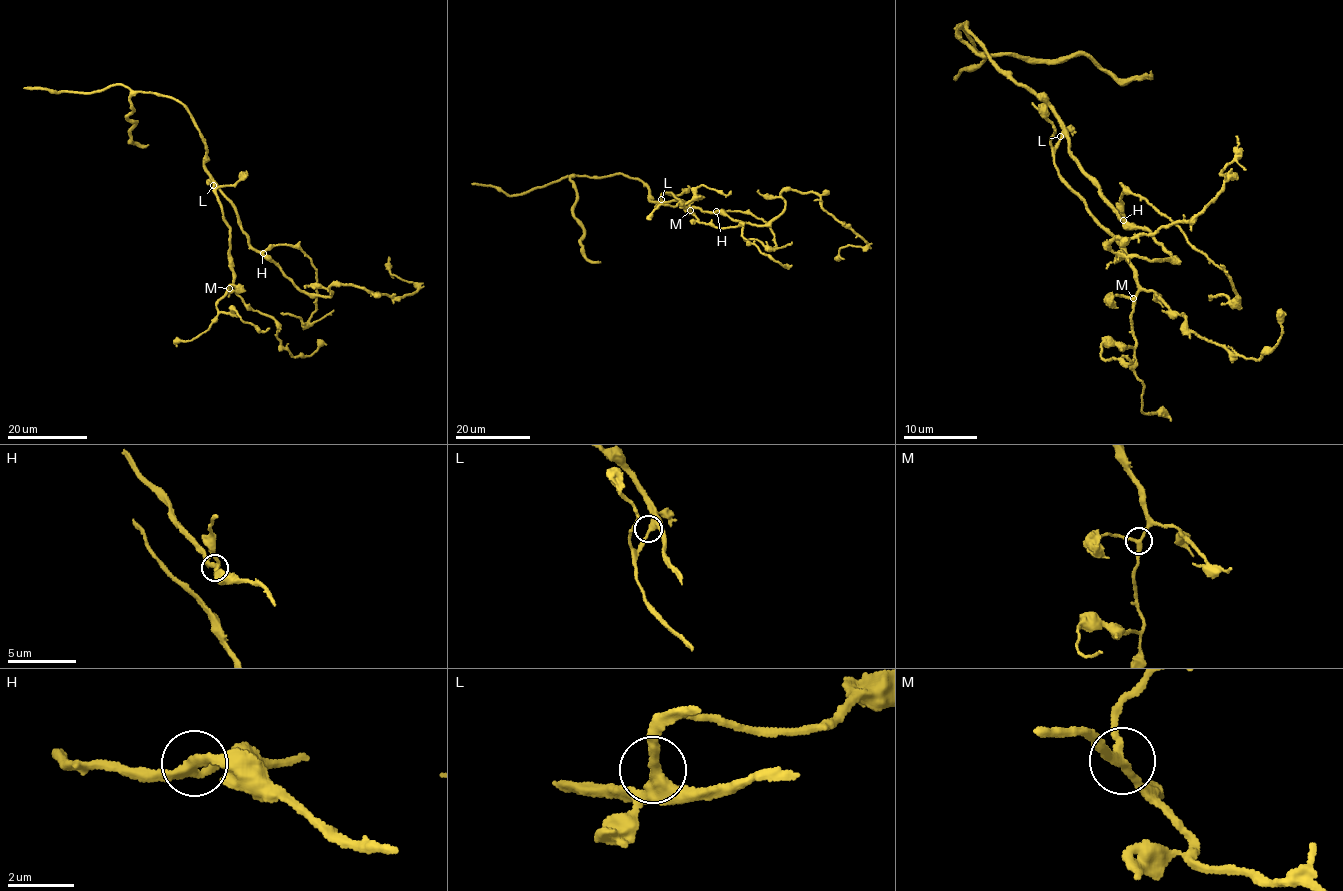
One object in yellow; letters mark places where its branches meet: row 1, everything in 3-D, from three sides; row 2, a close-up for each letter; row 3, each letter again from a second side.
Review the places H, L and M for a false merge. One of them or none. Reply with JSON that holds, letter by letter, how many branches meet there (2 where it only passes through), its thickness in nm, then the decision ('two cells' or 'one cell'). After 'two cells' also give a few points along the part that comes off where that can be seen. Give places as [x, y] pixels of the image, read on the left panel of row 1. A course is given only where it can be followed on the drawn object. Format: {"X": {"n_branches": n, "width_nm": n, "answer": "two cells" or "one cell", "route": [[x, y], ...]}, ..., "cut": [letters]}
{"H": {"n_branches": 3, "width_nm": 260, "answer": "one cell"}, "L": {"n_branches": 3, "width_nm": 320, "answer": "one cell"}, "M": {"n_branches": 3, "width_nm": 220, "answer": "one cell"}, "cut": []}

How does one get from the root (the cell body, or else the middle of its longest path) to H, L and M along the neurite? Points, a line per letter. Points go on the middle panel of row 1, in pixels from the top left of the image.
H: (694, 207), (704, 211), (716, 211)
L: (694, 207), (678, 200), (661, 199)
M: (694, 207), (678, 200), (662, 201), (662, 194), (671, 193), (683, 201), (685, 210), (693, 213), (690, 210)

